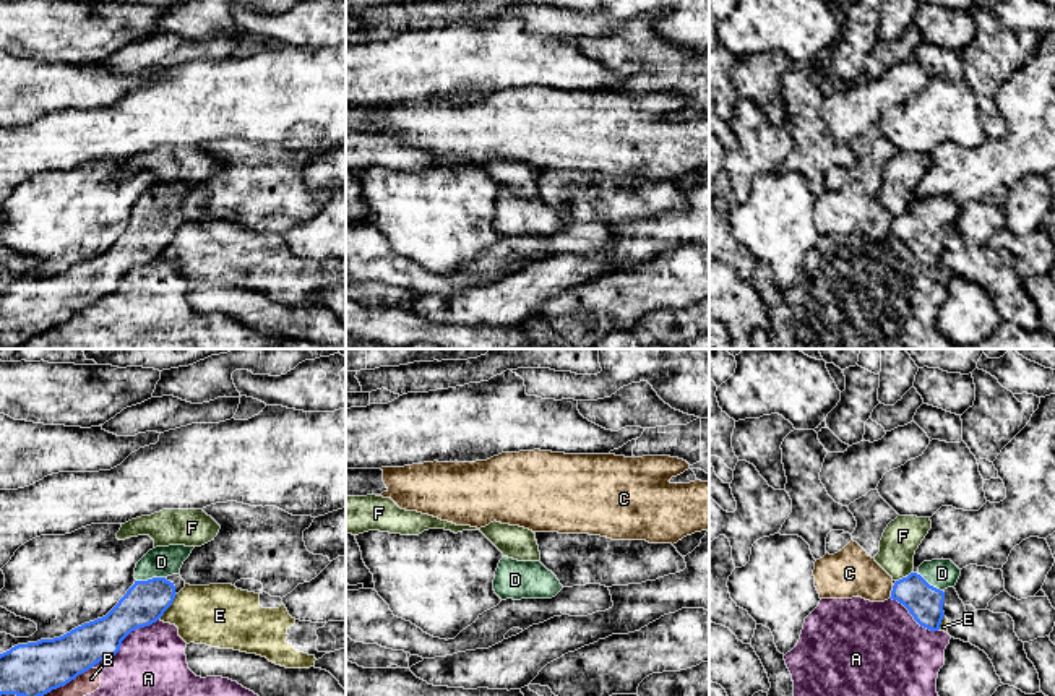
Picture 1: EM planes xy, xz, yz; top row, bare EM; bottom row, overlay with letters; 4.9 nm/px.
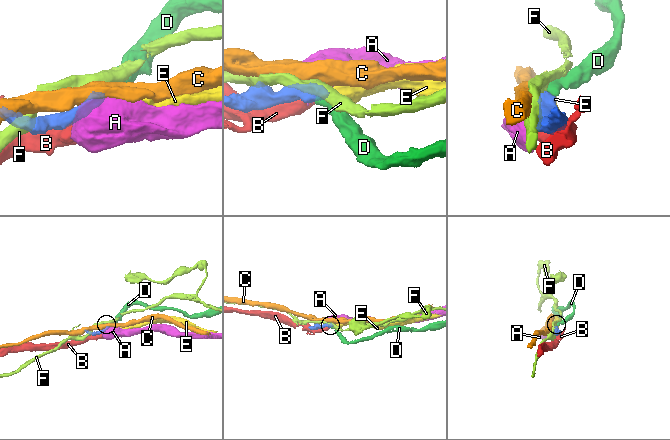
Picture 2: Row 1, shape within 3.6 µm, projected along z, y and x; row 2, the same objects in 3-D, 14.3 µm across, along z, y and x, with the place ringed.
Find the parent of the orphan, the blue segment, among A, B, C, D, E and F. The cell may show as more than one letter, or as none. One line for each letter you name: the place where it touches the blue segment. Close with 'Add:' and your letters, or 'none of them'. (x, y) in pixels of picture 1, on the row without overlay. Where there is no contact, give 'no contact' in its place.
D: xy (150, 216)
Add: D

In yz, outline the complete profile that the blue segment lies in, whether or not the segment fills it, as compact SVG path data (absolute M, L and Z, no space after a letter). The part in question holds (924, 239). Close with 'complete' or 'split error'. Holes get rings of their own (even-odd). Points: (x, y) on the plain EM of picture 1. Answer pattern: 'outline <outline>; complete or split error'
outline M951 196L924 198L917 209L894 219L889 235L902 240L920 263L938 268L945 253L943 227L954 224L959 213Z; split error

